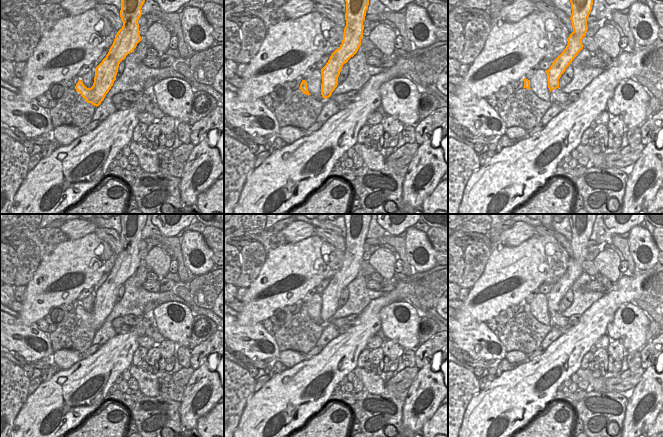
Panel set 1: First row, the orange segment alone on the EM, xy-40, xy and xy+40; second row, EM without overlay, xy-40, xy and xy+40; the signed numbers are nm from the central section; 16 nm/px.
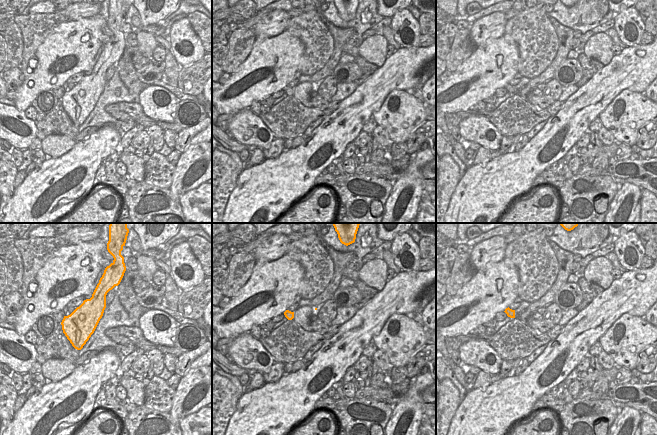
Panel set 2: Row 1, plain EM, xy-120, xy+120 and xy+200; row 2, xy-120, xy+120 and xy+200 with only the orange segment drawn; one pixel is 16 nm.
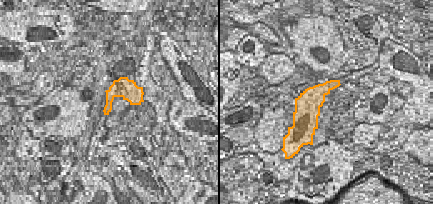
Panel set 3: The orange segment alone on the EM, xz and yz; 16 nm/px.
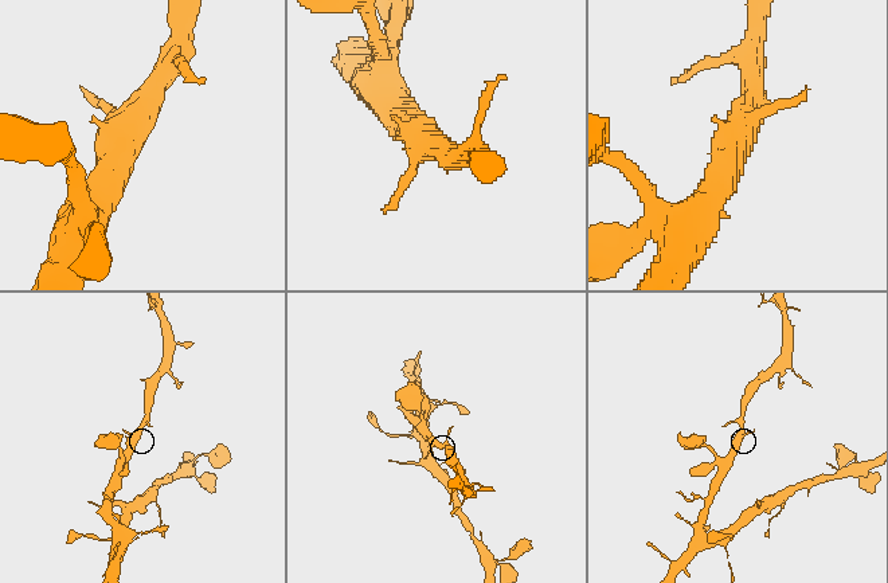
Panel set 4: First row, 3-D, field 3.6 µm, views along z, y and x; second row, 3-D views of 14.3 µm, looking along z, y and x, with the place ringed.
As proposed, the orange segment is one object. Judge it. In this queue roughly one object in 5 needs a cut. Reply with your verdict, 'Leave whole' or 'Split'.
Leave whole.

